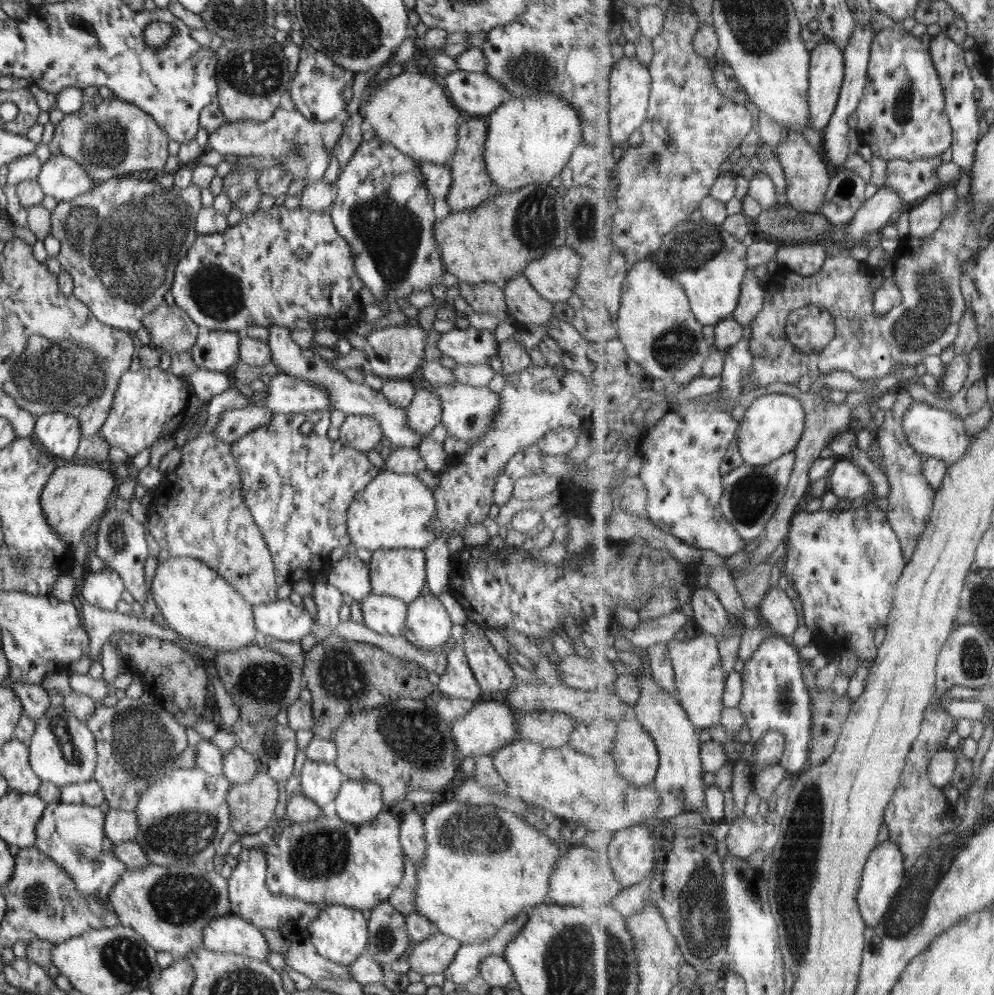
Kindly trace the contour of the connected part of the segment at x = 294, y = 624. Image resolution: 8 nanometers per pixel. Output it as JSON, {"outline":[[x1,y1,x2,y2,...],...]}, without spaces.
{"outline":[[289,598,256,605,253,613,259,639,267,634,282,642,300,643,312,630,308,610,294,605]]}

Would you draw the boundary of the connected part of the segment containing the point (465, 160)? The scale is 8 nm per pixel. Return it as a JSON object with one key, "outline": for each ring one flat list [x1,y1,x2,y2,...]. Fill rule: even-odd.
{"outline":[[485,117,464,121,458,127,458,142,452,158,451,173,453,181,447,191,446,202,450,213,462,212,466,209,474,209,488,199,494,192,494,184,487,172,485,163,485,142,487,139,487,120]]}

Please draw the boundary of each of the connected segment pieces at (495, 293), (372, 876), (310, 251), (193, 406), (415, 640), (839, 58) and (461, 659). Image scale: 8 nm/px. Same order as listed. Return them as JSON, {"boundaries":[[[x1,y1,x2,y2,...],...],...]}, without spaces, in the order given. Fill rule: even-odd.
{"boundaries":[[[460,282,460,294,466,298,474,312,488,312,498,315,504,315,507,310,505,294,502,283,482,282,476,286,467,286,464,288,464,282]],[[388,809,364,824,346,822,337,814,322,814,310,822,291,822,266,847,266,885,272,894,298,898,302,902,316,904,321,909,336,904,358,911,372,911,378,904,388,901,405,873,403,848,399,841,400,823]],[[274,205,272,210,258,210,252,215,243,216,237,224,229,226,225,231,212,233,209,235,197,235,184,258,175,268,175,277,171,284,170,292,175,300,176,306,185,313,200,327,208,330,230,331,245,334,249,326,280,325,293,330,314,330,330,328,336,333,343,333,350,330,364,320,362,315,363,306,358,296,358,291,362,288,362,279,355,273,354,255,349,242,338,234,334,221,329,211,311,211,301,206,290,210,286,206,280,209]],[[160,365,139,370,128,369,120,377,114,394,114,404,102,426,101,436,115,449,134,457,144,449,151,449,154,442,169,434,192,425,194,418,207,409,209,400,205,401,194,393,189,377,179,377,170,369,163,370]],[[420,595,412,602,409,602,406,624,403,626,401,634,416,648,436,653,451,638,452,625,453,622,449,617,448,607,442,604,439,595]],[[826,41,813,50,811,107,813,126,824,132,837,112,846,82,846,51,836,41]],[[456,644,447,654,446,669,438,676,435,685,444,695,473,701,484,698,461,645]]]}

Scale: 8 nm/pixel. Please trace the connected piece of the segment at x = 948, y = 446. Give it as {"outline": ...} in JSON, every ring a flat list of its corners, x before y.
{"outline":[[916,402,905,417,906,434,916,450,923,452,927,457,937,457,950,464,958,463,966,458,970,449,976,443,977,434,970,434,966,428,965,417,960,417,939,405,932,406,926,402]]}

